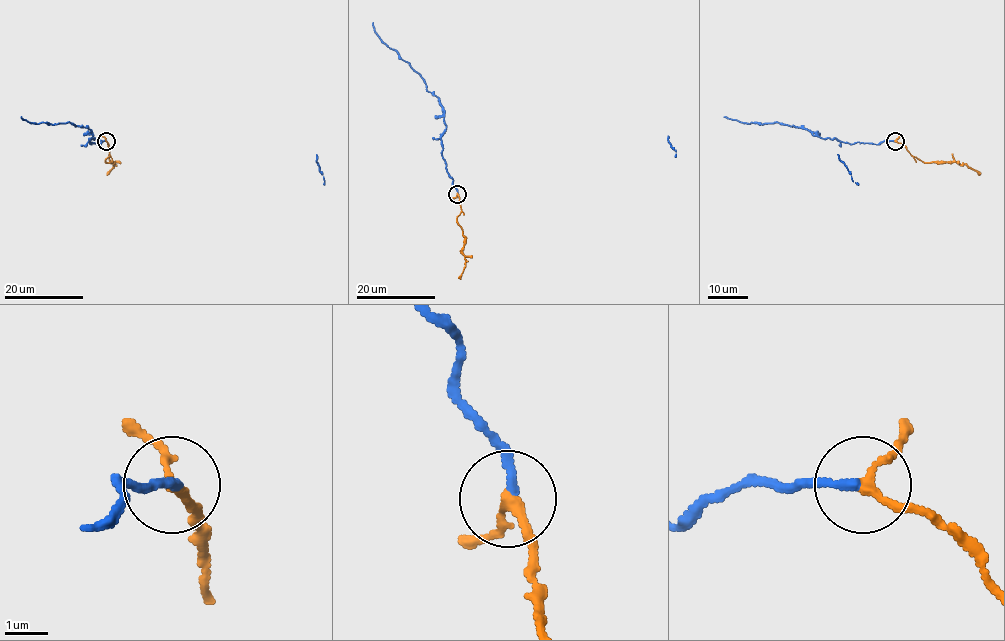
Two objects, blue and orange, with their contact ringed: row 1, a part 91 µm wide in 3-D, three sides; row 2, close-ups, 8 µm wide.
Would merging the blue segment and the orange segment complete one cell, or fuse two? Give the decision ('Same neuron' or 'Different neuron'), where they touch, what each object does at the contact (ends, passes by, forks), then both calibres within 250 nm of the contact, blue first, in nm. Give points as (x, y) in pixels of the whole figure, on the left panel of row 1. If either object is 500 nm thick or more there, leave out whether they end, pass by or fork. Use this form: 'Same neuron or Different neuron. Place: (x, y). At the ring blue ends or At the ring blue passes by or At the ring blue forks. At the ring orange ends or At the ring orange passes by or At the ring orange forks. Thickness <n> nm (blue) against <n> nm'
Same neuron. Place: (106, 141). At the ring blue ends. At the ring orange passes by. Thickness 200 nm (blue) against 190 nm

